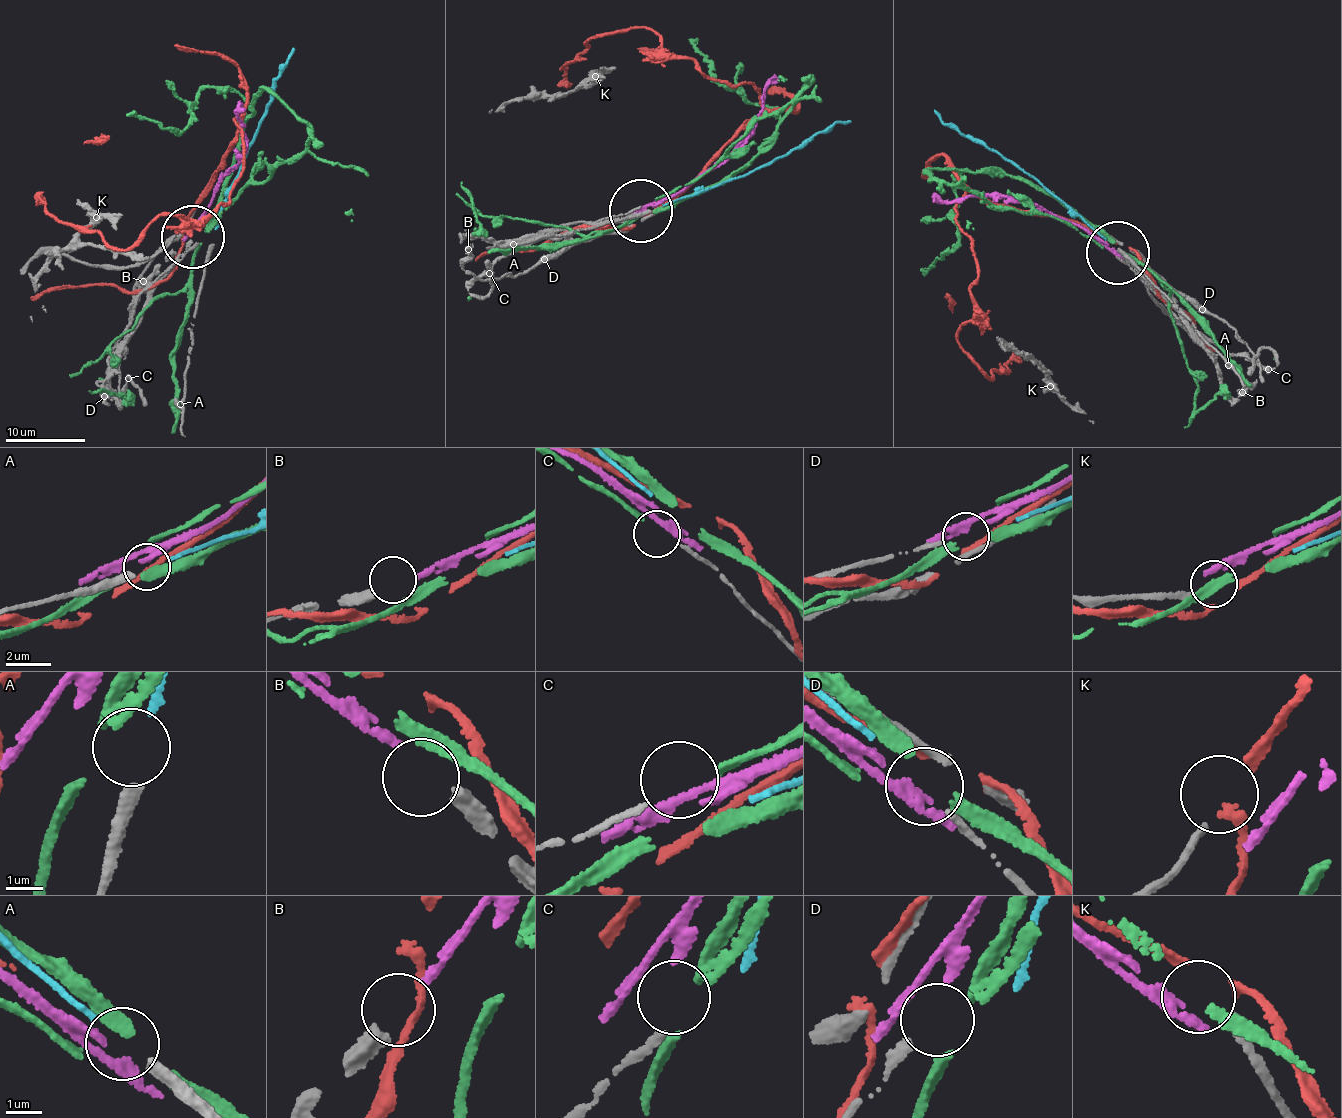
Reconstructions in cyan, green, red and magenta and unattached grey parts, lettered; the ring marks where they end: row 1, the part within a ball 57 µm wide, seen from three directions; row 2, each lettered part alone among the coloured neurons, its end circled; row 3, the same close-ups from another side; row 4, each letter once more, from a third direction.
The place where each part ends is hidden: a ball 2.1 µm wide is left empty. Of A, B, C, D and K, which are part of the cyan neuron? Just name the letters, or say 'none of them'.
A

